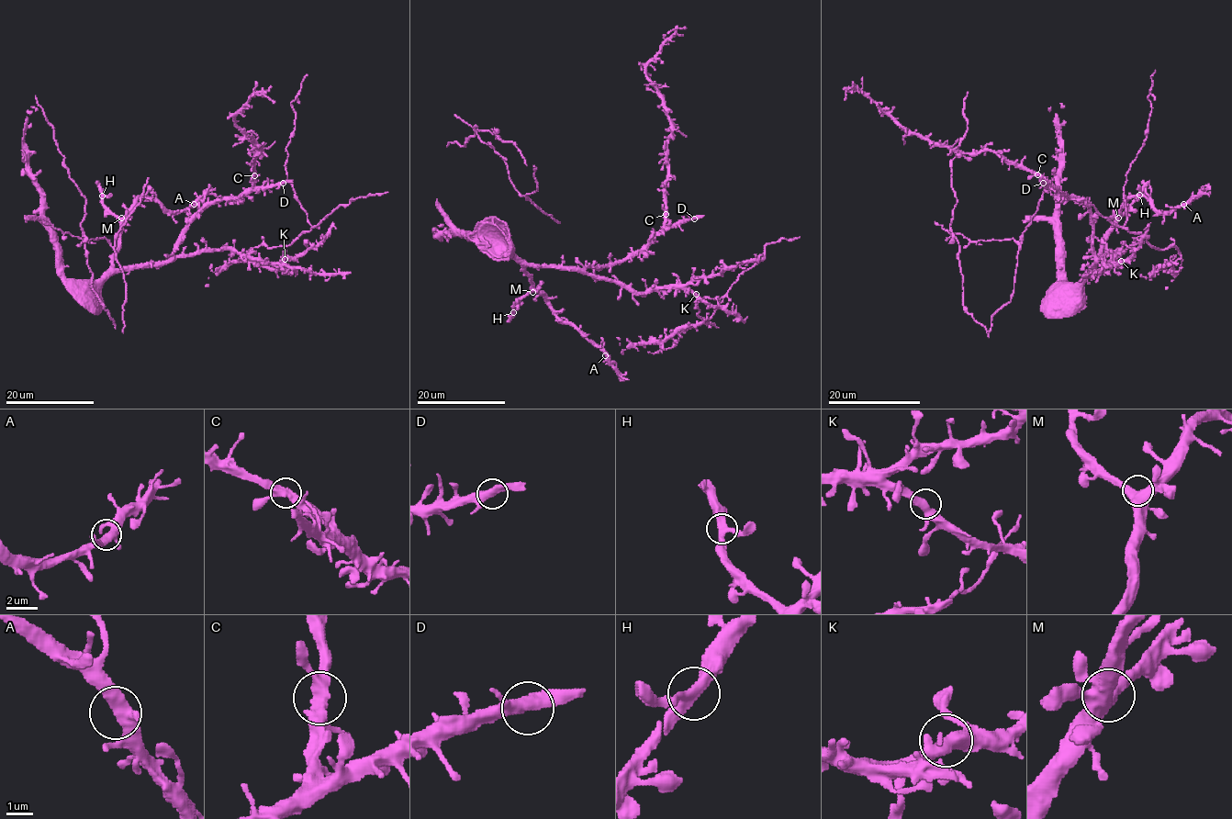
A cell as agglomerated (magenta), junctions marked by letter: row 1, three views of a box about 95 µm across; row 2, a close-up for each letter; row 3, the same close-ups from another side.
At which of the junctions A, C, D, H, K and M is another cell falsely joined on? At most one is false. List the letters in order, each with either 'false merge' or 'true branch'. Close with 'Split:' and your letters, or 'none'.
A: true branch
C: true branch
D: true branch
H: true branch
K: true branch
M: true branch
Split: none

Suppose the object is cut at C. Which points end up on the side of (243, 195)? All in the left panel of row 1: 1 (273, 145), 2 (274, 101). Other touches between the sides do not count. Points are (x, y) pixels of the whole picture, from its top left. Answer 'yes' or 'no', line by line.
1: no
2: no

